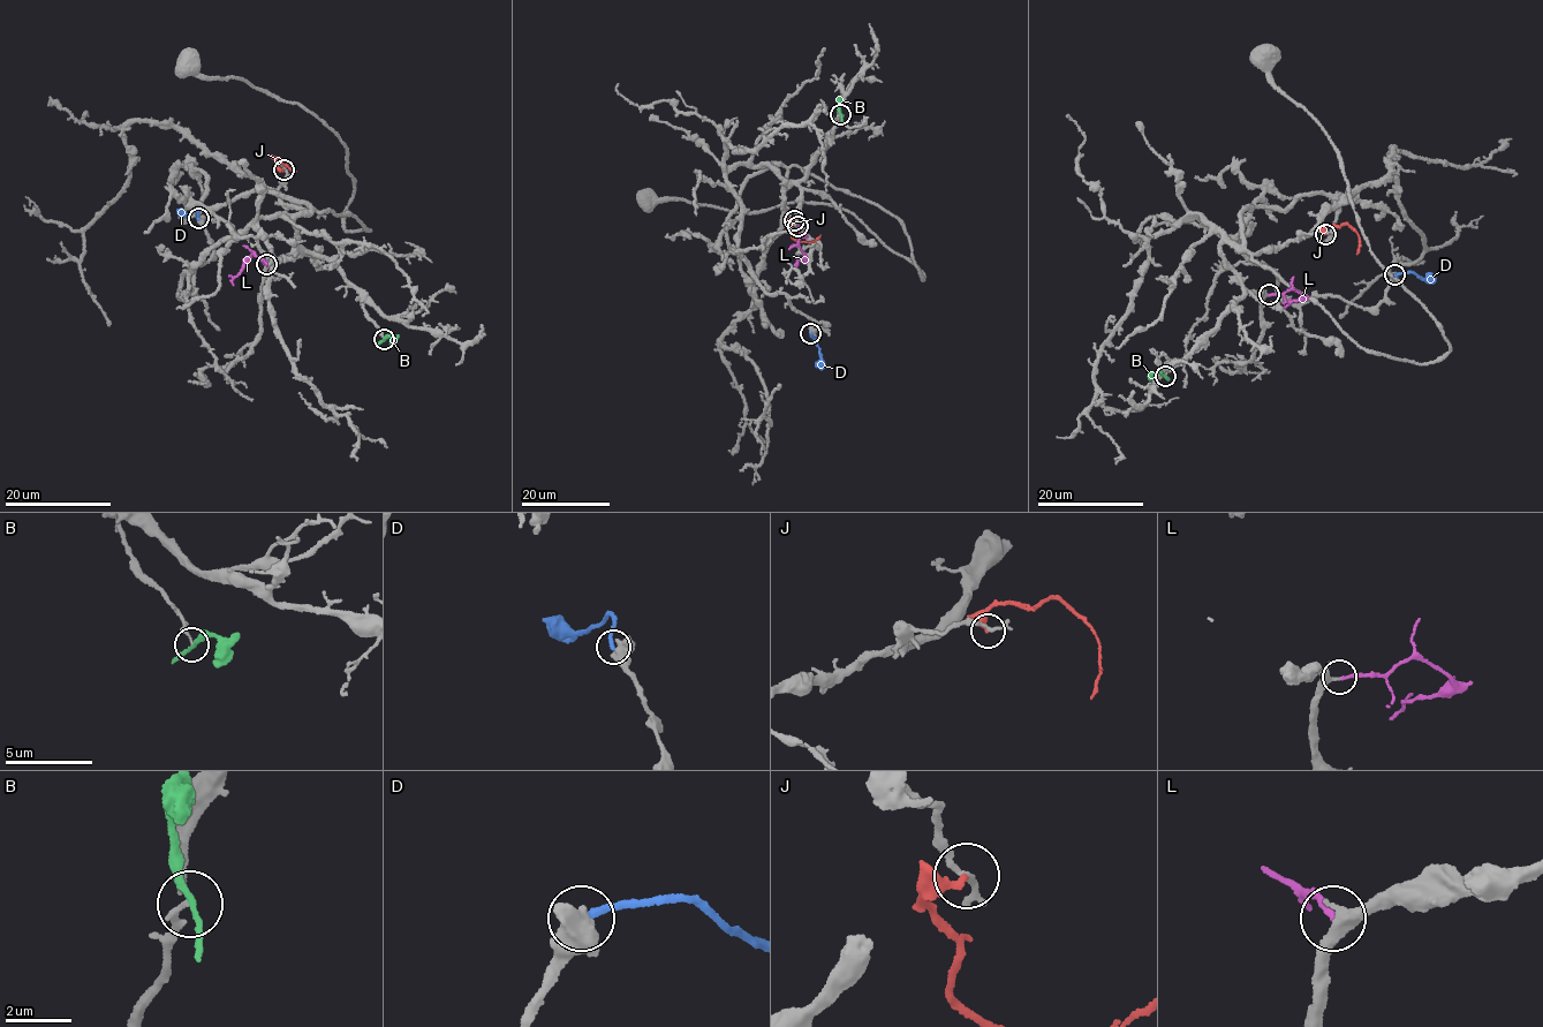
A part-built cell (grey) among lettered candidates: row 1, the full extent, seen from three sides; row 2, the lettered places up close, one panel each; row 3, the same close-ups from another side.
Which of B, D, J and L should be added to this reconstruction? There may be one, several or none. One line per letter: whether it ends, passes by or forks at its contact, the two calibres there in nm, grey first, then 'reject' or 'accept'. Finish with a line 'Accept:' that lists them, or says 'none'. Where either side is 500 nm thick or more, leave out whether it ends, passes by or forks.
B: it passes by; 130 nm thick on the grey side, 180 nm on the other; reject
D: 600 nm thick on the grey side, 240 nm on the other; reject
J: it ends there; 180 nm thick on the grey side, 240 nm on the other; reject
L: it ends there; 220 nm thick on the grey side, 170 nm on the other; accept
Accept: L

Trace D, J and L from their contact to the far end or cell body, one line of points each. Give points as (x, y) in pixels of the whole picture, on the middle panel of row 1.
D: (810, 333), (821, 356), (821, 369)
J: (793, 220), (788, 224), (798, 241), (809, 242), (821, 235)
L: (798, 226), (804, 255), (798, 262)

